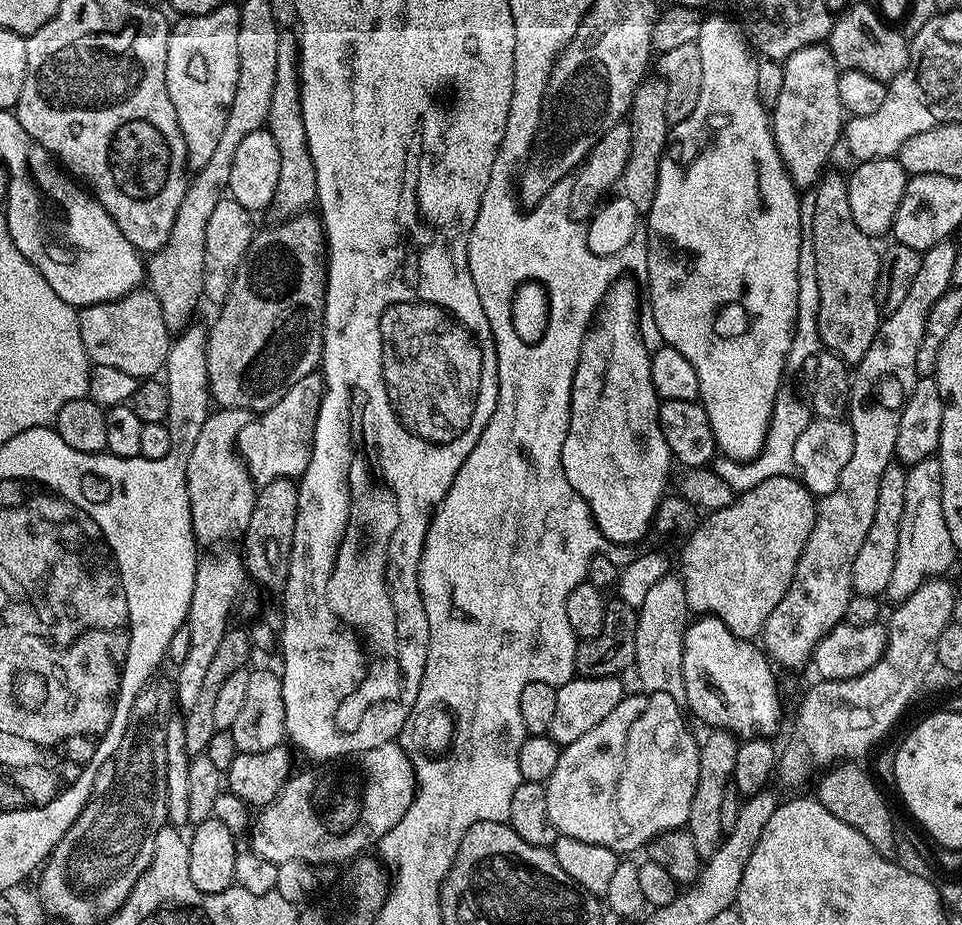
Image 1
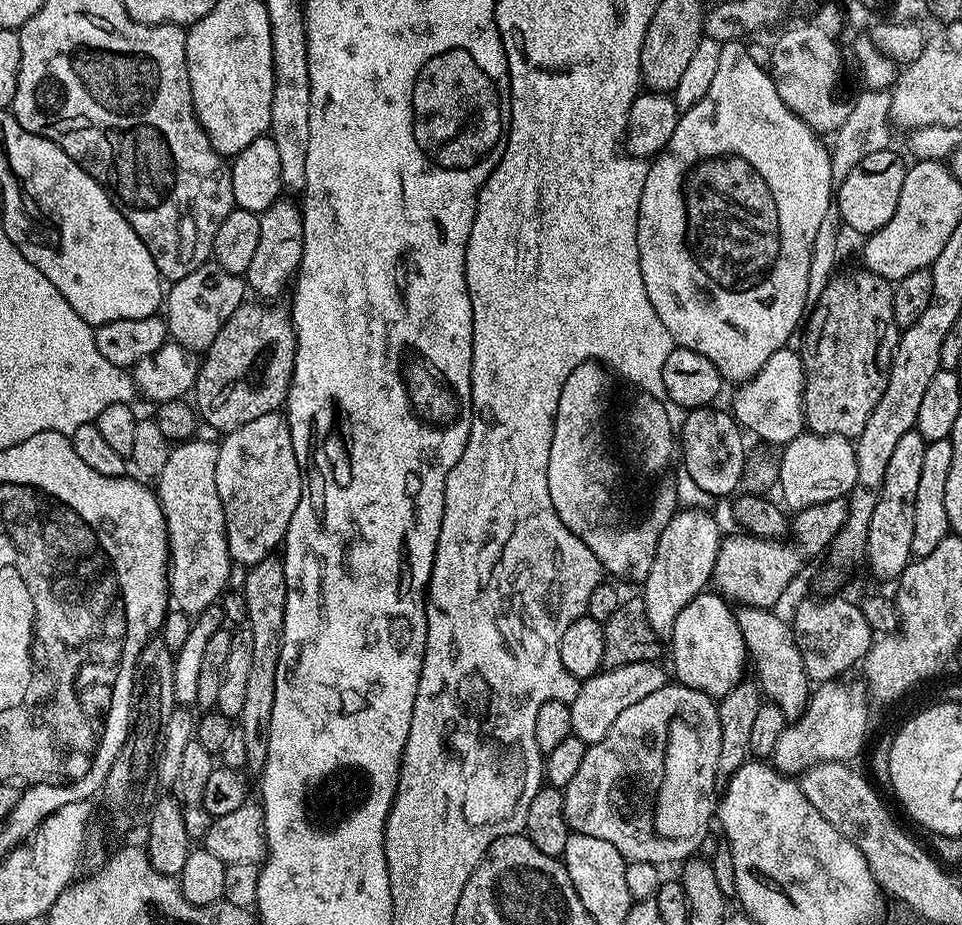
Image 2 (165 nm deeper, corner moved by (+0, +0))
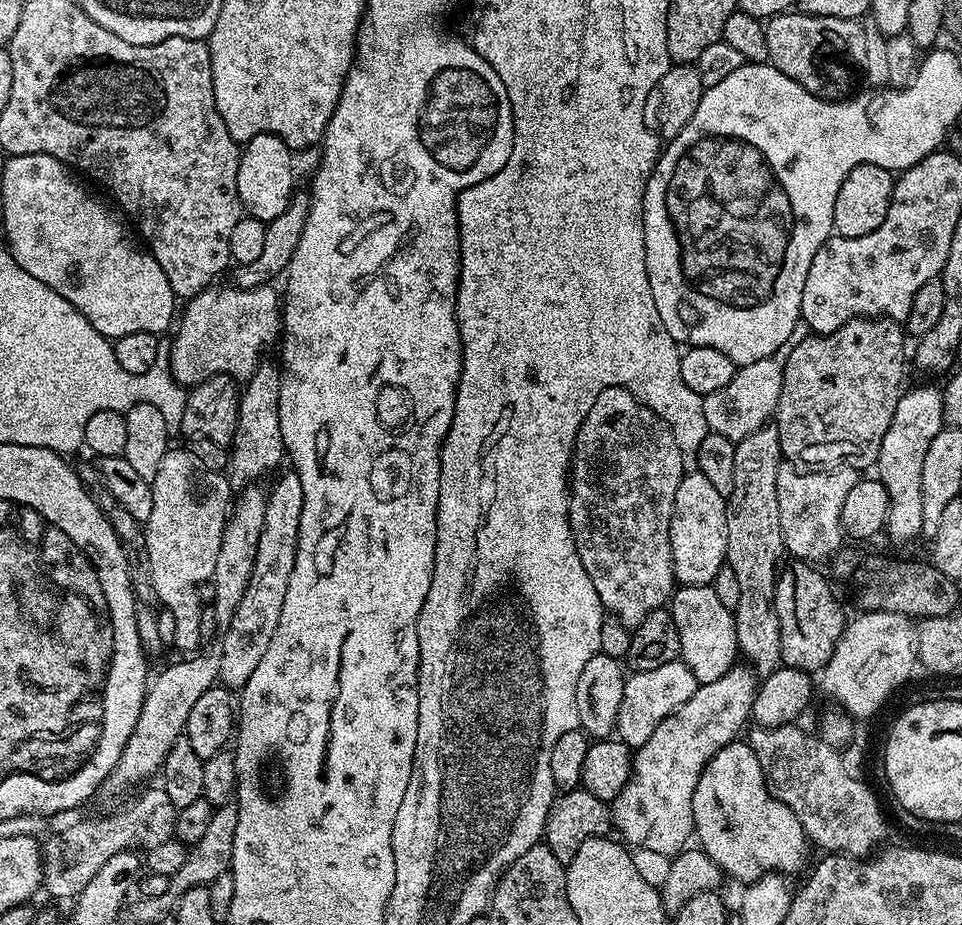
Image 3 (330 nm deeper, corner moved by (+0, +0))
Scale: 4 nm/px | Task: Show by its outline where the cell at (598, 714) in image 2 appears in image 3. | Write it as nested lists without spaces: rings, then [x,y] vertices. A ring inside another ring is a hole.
[[[681,659],[666,662],[666,666],[657,666],[654,670],[632,672],[624,681],[622,702],[616,711],[615,735],[629,746],[646,743],[650,734],[666,717],[688,702],[696,693],[698,685],[694,674],[685,666]]]

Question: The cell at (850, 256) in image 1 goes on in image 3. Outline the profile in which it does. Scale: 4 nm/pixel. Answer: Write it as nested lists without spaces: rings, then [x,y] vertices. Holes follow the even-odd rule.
[[[857,318],[846,321],[838,330],[834,330],[825,336],[808,334],[805,340],[798,340],[787,349],[787,352],[789,351],[788,357],[783,357],[782,360],[784,369],[782,394],[778,398],[778,406],[774,417],[774,423],[780,435],[781,457],[785,461],[795,462],[800,466],[847,466],[857,470],[871,469],[878,458],[878,450],[882,450],[882,438],[886,438],[886,430],[890,430],[890,422],[894,418],[896,404],[900,401],[902,395],[900,383],[904,380],[905,329],[897,321],[887,318]]]

